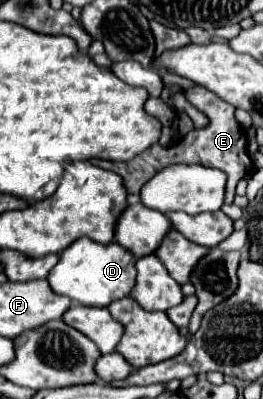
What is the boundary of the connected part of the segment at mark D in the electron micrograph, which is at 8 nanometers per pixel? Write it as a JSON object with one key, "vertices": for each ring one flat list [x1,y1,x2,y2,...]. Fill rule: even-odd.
{"vertices":[[81,237,61,253,59,263,51,269,47,281,55,293,65,295,75,303,87,307,109,307,111,301,123,299,131,293,135,287,135,275,135,257,119,243,113,241,109,245,99,245,89,237]]}

